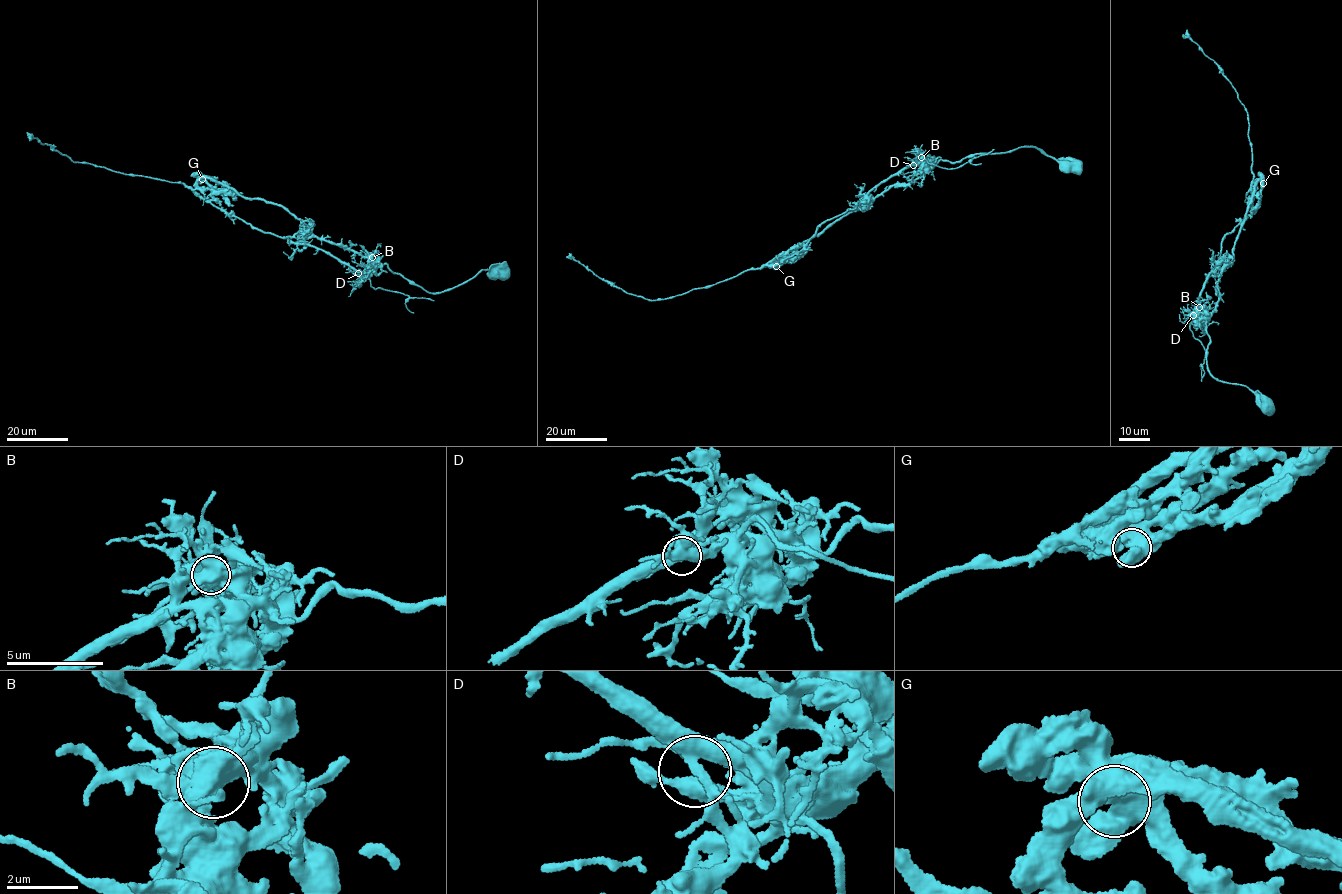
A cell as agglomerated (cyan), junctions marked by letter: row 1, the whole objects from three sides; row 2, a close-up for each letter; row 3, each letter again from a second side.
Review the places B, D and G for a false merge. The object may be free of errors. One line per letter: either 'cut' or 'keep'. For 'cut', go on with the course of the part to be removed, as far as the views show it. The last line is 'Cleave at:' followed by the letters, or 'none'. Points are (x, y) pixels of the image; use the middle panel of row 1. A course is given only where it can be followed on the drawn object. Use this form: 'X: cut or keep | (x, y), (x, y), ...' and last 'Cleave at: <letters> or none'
B: cut | (922, 157), (889, 176), (855, 207), (817, 227), (802, 250), (773, 265), (667, 299), (627, 294), (566, 257)
D: keep
G: keep
Cleave at: B

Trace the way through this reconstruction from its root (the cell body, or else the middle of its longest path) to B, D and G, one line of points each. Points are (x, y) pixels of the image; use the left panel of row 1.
B: (504, 274), (481, 270), (463, 283), (431, 293), (372, 257)
D: (504, 274), (481, 270), (463, 283), (434, 293), (413, 285), (386, 264), (370, 273), (358, 273)
G: (504, 274), (481, 270), (429, 293), (386, 264), (320, 239), (281, 206), (202, 179)

